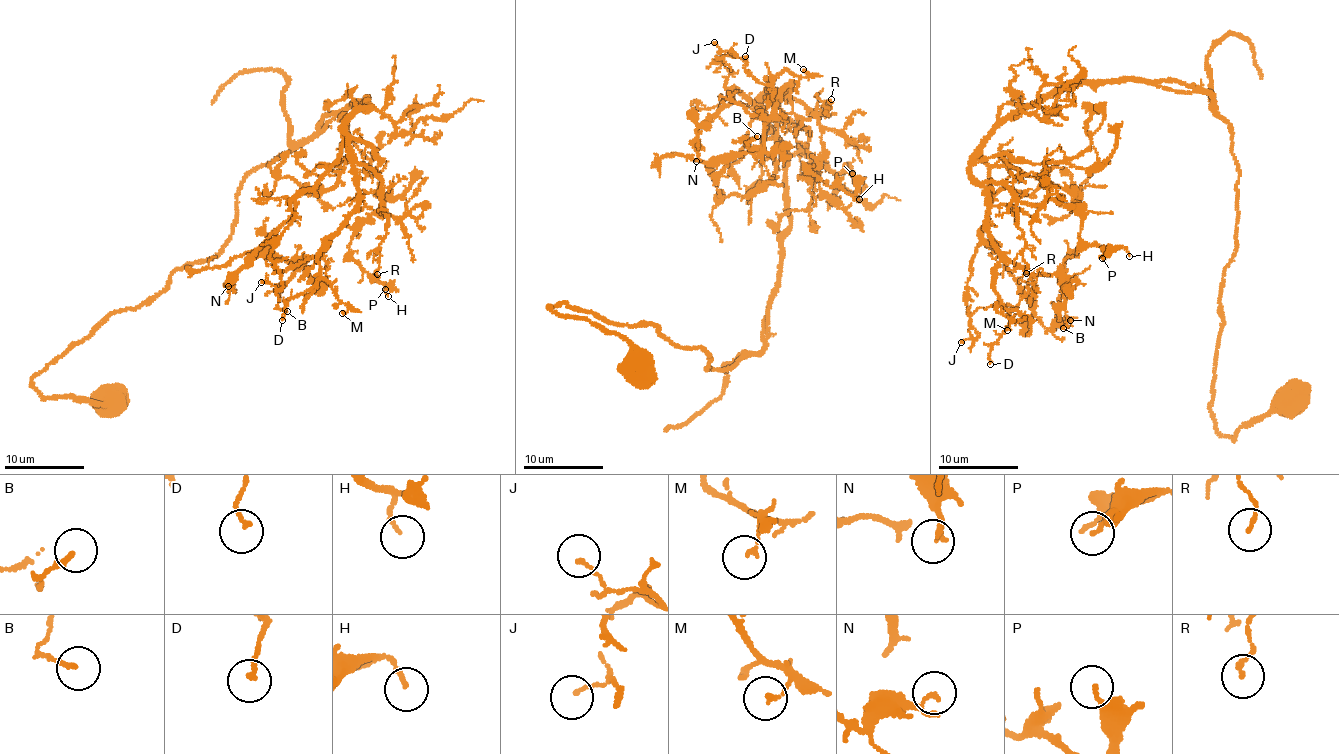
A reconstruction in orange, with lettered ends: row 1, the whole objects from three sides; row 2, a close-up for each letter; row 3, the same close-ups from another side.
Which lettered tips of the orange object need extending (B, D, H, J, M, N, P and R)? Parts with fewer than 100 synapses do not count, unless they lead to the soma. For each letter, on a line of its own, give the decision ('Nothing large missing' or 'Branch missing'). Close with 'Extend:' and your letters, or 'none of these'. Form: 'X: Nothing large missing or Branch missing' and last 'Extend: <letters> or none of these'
B: Nothing large missing
D: Nothing large missing
H: Nothing large missing
J: Nothing large missing
M: Nothing large missing
N: Nothing large missing
P: Nothing large missing
R: Nothing large missing
Extend: none of these

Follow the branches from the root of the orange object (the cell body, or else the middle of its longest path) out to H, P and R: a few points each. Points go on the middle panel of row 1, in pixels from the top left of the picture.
H: (638, 369), (549, 307), (705, 371), (763, 350), (770, 89), (859, 199)
P: (638, 369), (549, 307), (705, 371), (763, 350), (770, 89), (819, 119), (807, 175), (852, 173)
R: (638, 369), (549, 307), (650, 324), (705, 371), (758, 354), (789, 225), (762, 107), (831, 99)

